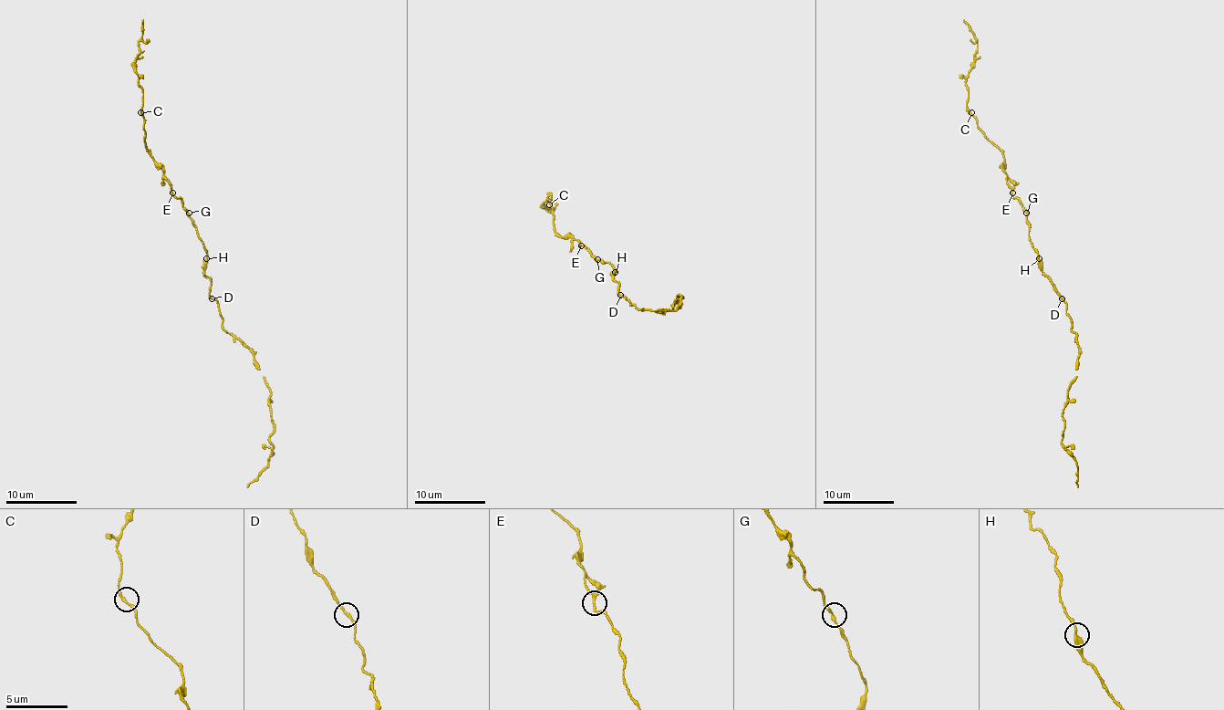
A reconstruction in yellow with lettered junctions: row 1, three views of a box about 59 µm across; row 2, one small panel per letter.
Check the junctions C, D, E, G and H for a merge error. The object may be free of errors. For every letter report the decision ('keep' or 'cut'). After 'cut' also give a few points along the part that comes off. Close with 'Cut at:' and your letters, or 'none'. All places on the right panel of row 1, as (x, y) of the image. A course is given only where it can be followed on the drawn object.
C: keep
D: keep
E: keep
G: keep
H: keep
Cut at: none

